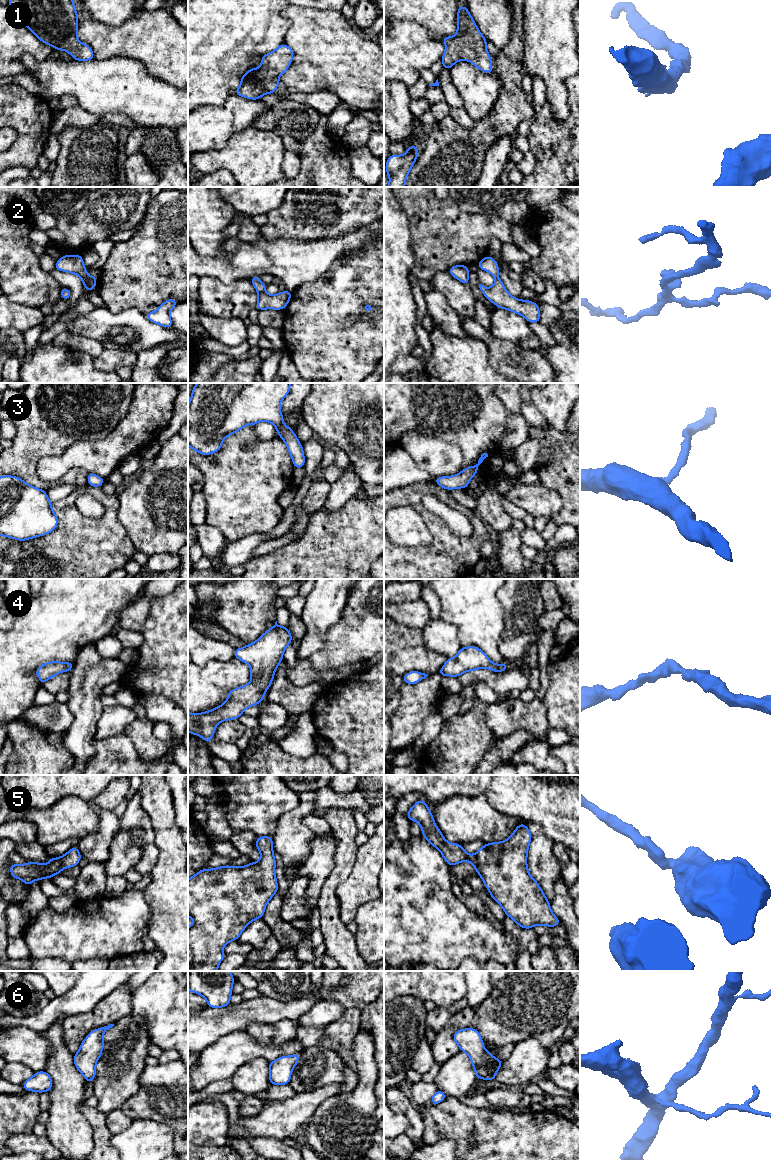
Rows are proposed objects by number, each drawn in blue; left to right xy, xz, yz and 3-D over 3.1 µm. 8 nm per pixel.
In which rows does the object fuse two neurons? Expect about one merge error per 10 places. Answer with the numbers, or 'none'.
none

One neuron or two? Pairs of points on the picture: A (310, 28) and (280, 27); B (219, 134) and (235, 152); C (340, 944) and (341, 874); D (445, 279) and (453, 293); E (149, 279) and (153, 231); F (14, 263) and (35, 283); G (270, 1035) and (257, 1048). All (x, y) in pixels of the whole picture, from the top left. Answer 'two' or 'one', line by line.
A: two
B: two
C: one
D: one
E: one
F: one
G: two

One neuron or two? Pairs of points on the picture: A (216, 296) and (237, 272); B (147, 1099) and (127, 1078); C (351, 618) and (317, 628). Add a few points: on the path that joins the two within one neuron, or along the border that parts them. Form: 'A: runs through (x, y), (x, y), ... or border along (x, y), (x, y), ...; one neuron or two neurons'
A: border along (205, 275), (215, 277), (223, 283), (249, 281); two neurons
B: border along (141, 1086), (121, 1106); two neurons
C: border along (346, 600), (341, 618), (325, 633), (324, 642); two neurons

